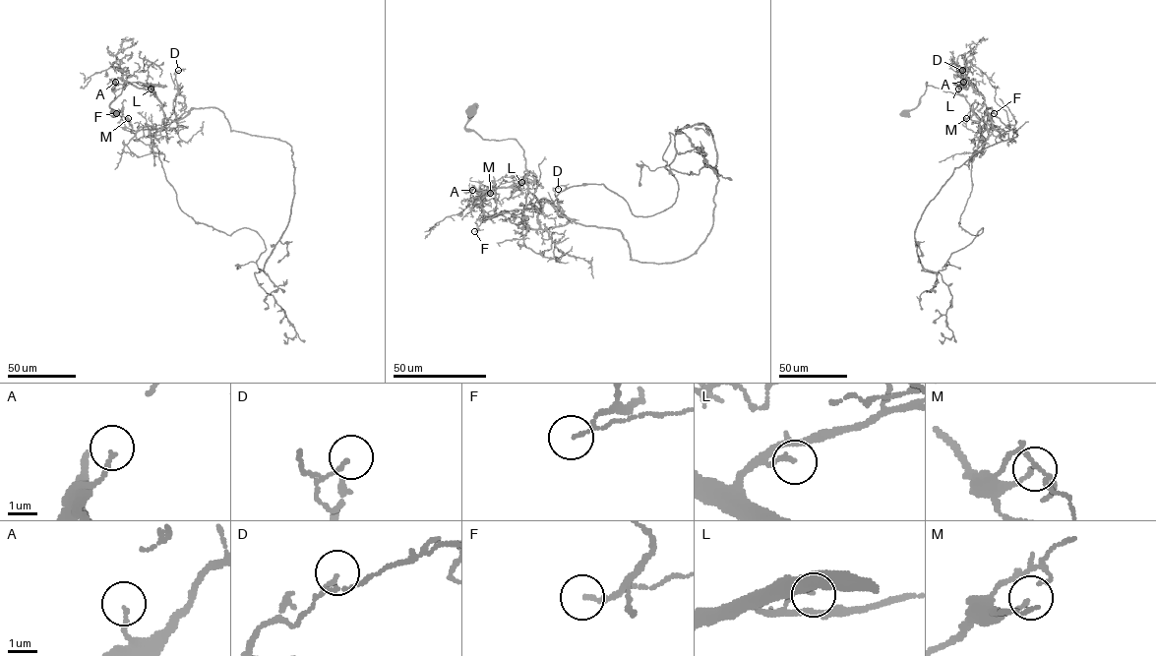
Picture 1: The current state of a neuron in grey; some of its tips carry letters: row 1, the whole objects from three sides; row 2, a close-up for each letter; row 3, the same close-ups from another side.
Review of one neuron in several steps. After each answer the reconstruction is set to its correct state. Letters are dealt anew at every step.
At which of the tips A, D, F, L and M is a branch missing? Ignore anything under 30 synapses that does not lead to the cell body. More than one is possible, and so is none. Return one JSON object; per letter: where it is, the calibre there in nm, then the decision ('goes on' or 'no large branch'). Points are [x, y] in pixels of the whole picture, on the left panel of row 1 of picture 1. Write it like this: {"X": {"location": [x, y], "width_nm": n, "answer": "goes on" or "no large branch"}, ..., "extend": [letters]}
{"A": {"location": [115, 82], "width_nm": 130, "answer": "no large branch"}, "D": {"location": [178, 70], "width_nm": 120, "answer": "no large branch"}, "F": {"location": [116, 113], "width_nm": 140, "answer": "no large branch"}, "L": {"location": [151, 89], "width_nm": 130, "answer": "no large branch"}, "M": {"location": [128, 118], "width_nm": 130, "answer": "no large branch"}, "extend": []}

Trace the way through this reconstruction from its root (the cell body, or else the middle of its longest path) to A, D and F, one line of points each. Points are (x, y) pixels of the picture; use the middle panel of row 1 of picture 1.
A: (469, 110), (465, 128), (484, 139), (515, 139), (527, 171), (525, 183), (490, 189), (473, 207), (472, 190)
D: (469, 110), (465, 128), (523, 149), (543, 229), (569, 220), (558, 189)
F: (469, 110), (465, 128), (519, 145), (527, 189), (539, 206), (537, 229), (520, 228), (500, 213), (474, 231)

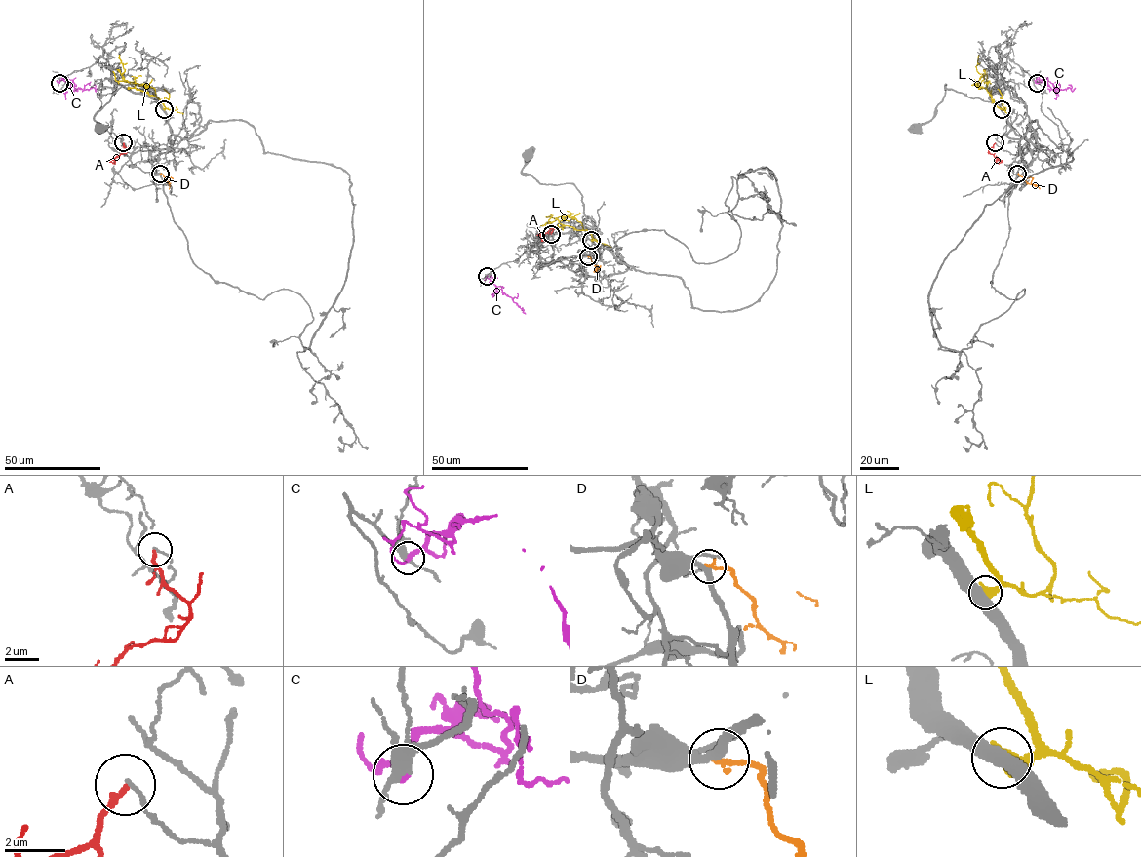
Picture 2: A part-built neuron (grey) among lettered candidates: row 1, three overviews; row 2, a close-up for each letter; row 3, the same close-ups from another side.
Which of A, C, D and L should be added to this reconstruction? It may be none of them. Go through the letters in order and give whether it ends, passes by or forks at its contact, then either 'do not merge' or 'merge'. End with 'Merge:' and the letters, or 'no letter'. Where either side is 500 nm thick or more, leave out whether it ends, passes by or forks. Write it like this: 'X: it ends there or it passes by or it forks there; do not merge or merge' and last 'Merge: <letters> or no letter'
A: it ends there; do not merge
C: it ends there; do not merge
D: it ends there; do not merge
L: do not merge
Merge: no letter

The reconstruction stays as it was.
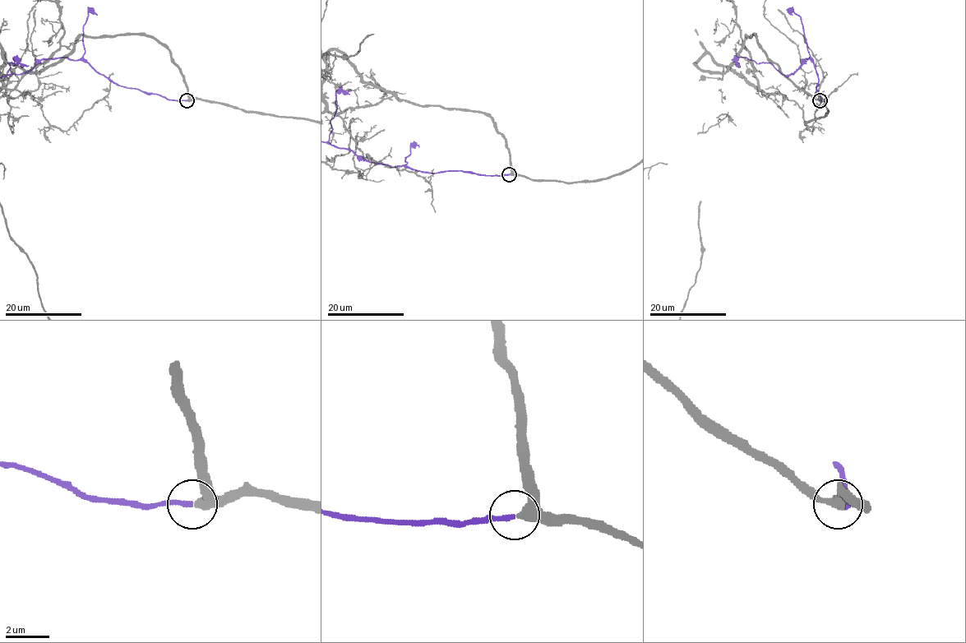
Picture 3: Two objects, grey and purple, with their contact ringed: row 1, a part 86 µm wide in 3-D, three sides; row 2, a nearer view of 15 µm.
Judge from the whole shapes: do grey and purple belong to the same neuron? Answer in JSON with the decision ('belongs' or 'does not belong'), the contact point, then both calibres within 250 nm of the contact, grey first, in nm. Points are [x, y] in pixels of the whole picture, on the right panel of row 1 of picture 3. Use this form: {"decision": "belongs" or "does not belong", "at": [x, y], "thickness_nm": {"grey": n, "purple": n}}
{"decision": "belongs", "at": [820, 100], "thickness_nm": {"grey": 340, "purple": 200}}

